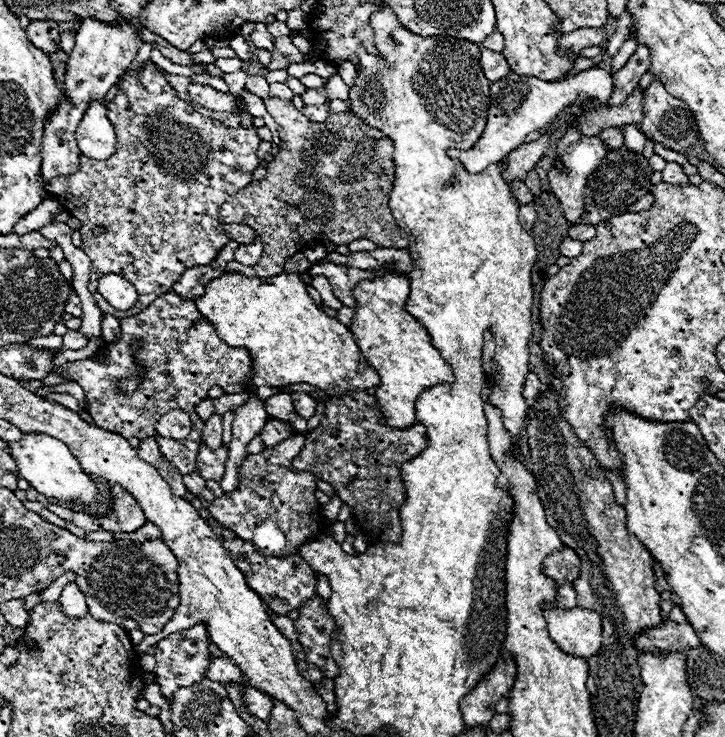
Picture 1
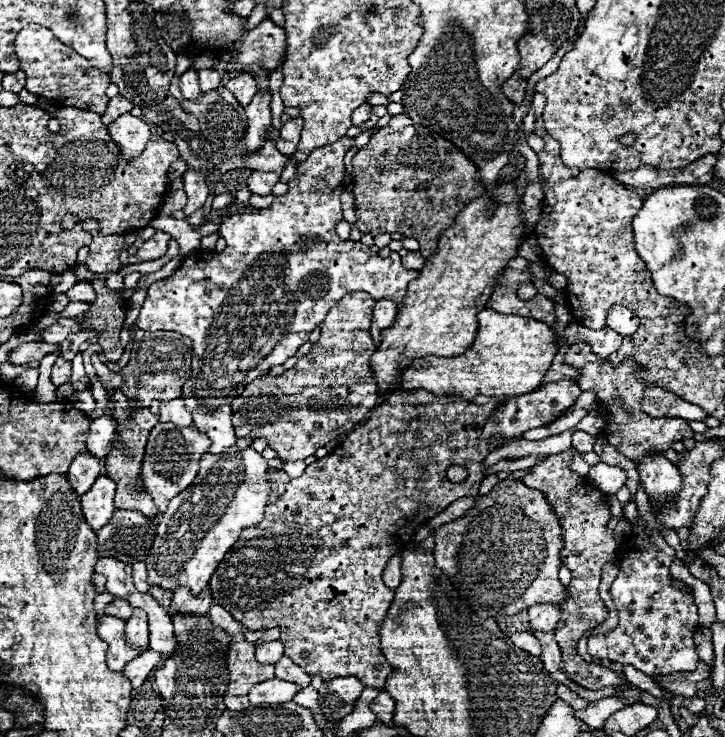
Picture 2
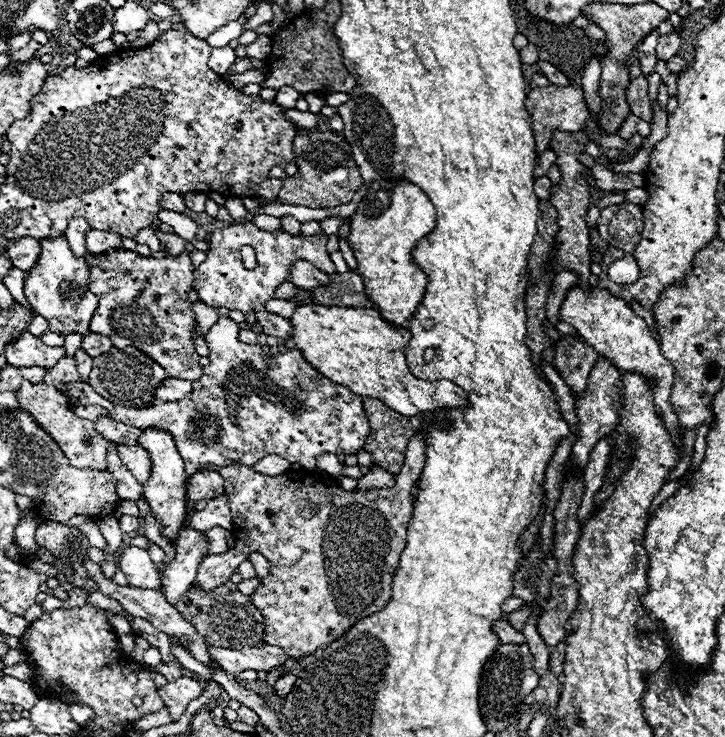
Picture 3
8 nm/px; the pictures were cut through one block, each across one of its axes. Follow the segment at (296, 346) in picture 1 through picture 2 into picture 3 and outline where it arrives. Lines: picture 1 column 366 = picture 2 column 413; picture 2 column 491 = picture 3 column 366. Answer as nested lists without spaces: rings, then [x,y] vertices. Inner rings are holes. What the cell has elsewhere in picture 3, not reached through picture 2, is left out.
[[[304,304],[304,306],[298,306],[294,310],[294,314],[290,316],[290,324],[294,326],[294,334],[292,334],[292,338],[288,338],[284,342],[284,346],[288,350],[298,348],[302,352],[302,356],[318,372],[322,372],[322,376],[326,376],[328,380],[332,380],[336,384],[348,386],[358,396],[378,398],[388,408],[394,408],[402,416],[418,416],[422,412],[436,412],[436,410],[442,410],[442,408],[468,406],[466,392],[460,390],[456,384],[452,384],[448,380],[428,382],[428,380],[420,380],[420,378],[410,374],[410,370],[406,366],[406,358],[404,358],[404,346],[410,340],[408,330],[390,326],[386,320],[382,320],[378,310],[374,310],[374,308],[358,310],[358,308],[340,308],[340,306],[330,306],[328,308],[328,306],[322,306],[322,304]]]

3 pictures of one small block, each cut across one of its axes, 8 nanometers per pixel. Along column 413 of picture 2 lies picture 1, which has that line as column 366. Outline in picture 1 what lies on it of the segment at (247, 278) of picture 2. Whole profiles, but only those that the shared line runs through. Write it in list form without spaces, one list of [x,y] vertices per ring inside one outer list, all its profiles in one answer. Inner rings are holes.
[[[318,262],[312,264],[308,274],[312,278],[316,276],[326,276],[336,298],[344,304],[354,308],[356,300],[354,300],[354,288],[358,282],[362,280],[374,280],[376,272],[374,270],[360,270],[360,268],[348,268],[342,264],[334,264],[334,262]]]

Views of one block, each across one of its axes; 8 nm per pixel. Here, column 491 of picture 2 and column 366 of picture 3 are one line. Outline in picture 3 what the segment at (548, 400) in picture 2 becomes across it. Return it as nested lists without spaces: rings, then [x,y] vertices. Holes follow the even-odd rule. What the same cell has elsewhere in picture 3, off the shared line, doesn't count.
[[[220,318],[206,336],[208,344],[208,358],[210,364],[204,366],[204,374],[200,380],[196,380],[194,392],[190,392],[186,398],[178,402],[160,402],[150,408],[124,408],[114,406],[112,402],[98,396],[86,382],[68,384],[66,396],[72,404],[88,406],[88,404],[100,404],[104,406],[114,420],[120,420],[124,424],[136,426],[136,428],[160,428],[172,434],[176,450],[180,452],[186,474],[192,476],[198,472],[202,464],[216,464],[216,466],[230,466],[230,464],[244,464],[254,466],[260,458],[268,454],[278,454],[290,464],[300,464],[304,468],[314,468],[316,458],[320,454],[356,454],[368,434],[370,424],[362,410],[362,398],[356,396],[346,386],[334,384],[328,378],[324,378],[320,372],[316,372],[300,354],[300,350],[288,350],[286,354],[266,354],[258,344],[244,344],[238,340],[238,324],[232,318]],[[298,376],[304,376],[308,382],[298,384]],[[266,396],[266,398],[262,398]]]

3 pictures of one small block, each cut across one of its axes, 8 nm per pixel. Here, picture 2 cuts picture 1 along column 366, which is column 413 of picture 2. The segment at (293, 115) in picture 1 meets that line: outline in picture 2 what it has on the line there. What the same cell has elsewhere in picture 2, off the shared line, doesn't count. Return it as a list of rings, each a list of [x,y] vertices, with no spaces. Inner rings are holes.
[[[406,114],[392,116],[388,126],[378,130],[370,138],[370,142],[354,156],[352,164],[354,164],[352,194],[356,204],[358,230],[374,238],[380,234],[402,234],[406,238],[414,238],[420,242],[424,258],[434,254],[438,238],[448,226],[454,224],[456,214],[484,192],[484,186],[476,180],[478,170],[472,166],[472,162],[442,136],[432,134],[428,128],[422,128],[420,124],[412,124],[412,120]]]

